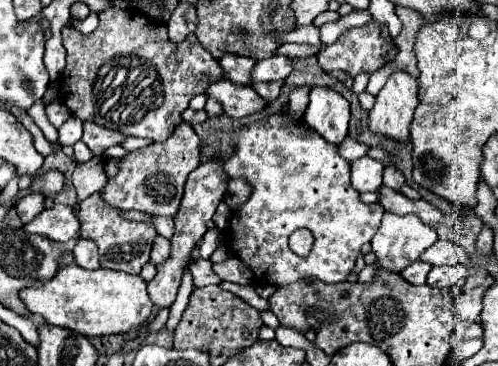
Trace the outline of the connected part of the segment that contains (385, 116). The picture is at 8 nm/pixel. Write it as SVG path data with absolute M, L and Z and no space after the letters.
M396 71L382 87L382 91L376 97L376 105L368 113L368 129L380 137L390 137L400 143L410 143L410 123L416 105L418 105L418 81L404 71Z

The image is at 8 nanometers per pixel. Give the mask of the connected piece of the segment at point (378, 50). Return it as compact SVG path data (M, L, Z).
M370 21L370 23L362 25L362 27L344 31L332 45L320 49L320 53L318 53L318 65L324 71L344 71L344 73L348 73L352 77L356 77L358 73L374 73L374 71L378 71L380 67L384 67L388 63L386 55L394 47L396 45L394 45L392 39L382 37L380 25L374 23L374 21Z

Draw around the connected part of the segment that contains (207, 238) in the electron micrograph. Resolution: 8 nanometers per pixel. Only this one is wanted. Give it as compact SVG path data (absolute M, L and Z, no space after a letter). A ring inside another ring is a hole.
M212 227L212 229L206 231L206 235L202 239L202 245L200 245L200 257L202 259L210 259L210 255L214 253L214 249L220 245L218 235L220 235L220 231L216 227Z

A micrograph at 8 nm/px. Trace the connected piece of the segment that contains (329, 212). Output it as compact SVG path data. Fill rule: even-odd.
M288 113L272 115L268 121L242 127L234 133L234 141L236 149L230 157L226 157L224 171L232 179L248 179L252 183L252 197L232 213L230 225L224 233L230 251L252 269L256 283L286 287L308 277L316 277L324 283L346 281L362 245L370 243L372 235L376 233L384 209L380 209L380 203L368 205L360 201L360 193L350 183L350 163L338 155L338 145L328 145L328 141L322 137L316 137L316 133L304 129L300 121L292 123ZM302 227L310 229L314 235L314 245L308 257L298 257L288 247L288 237Z

